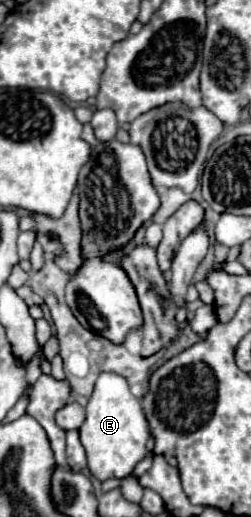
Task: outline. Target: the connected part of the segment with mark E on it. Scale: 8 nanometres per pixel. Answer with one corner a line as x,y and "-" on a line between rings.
102,372
86,406
86,420
80,426
80,440
86,448
88,468
100,482
108,478
126,478
134,466
146,456
146,442
150,438
146,416
140,402
128,388
128,382
112,372

